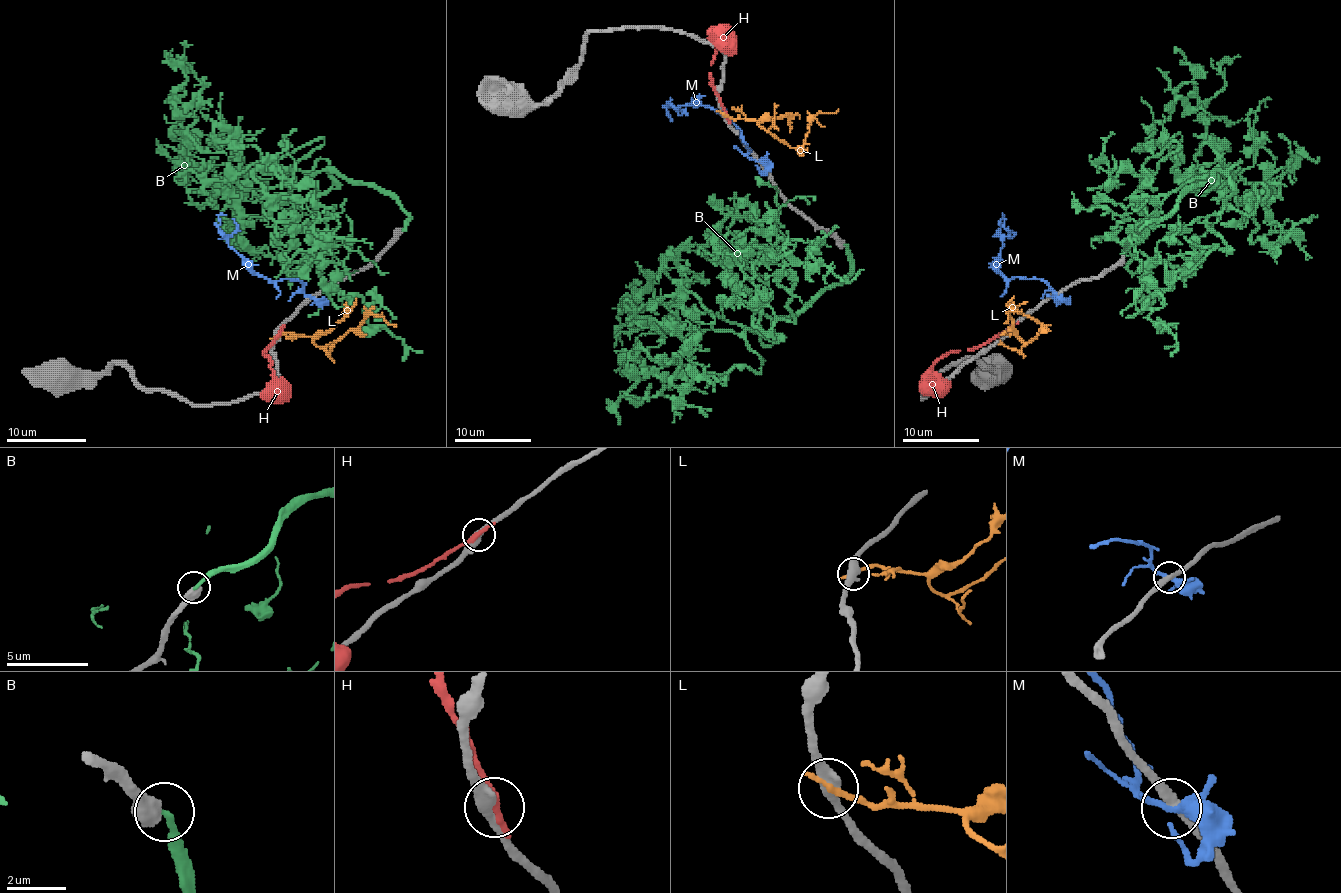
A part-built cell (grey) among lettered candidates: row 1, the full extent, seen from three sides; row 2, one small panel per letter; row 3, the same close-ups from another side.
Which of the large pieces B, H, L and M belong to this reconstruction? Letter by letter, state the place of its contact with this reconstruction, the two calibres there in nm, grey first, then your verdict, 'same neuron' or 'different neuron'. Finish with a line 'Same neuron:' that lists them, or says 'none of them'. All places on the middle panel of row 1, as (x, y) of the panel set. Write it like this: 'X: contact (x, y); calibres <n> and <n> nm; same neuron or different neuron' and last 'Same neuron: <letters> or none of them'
B: contact (845, 244); calibres 600 and 200 nm; same neuron
H: contact (726, 115); calibres 440 and 220 nm; different neuron
L: contact (723, 114); calibres 480 and 220 nm; different neuron
M: contact (756, 161); calibres 320 and 280 nm; different neuron
Same neuron: B

